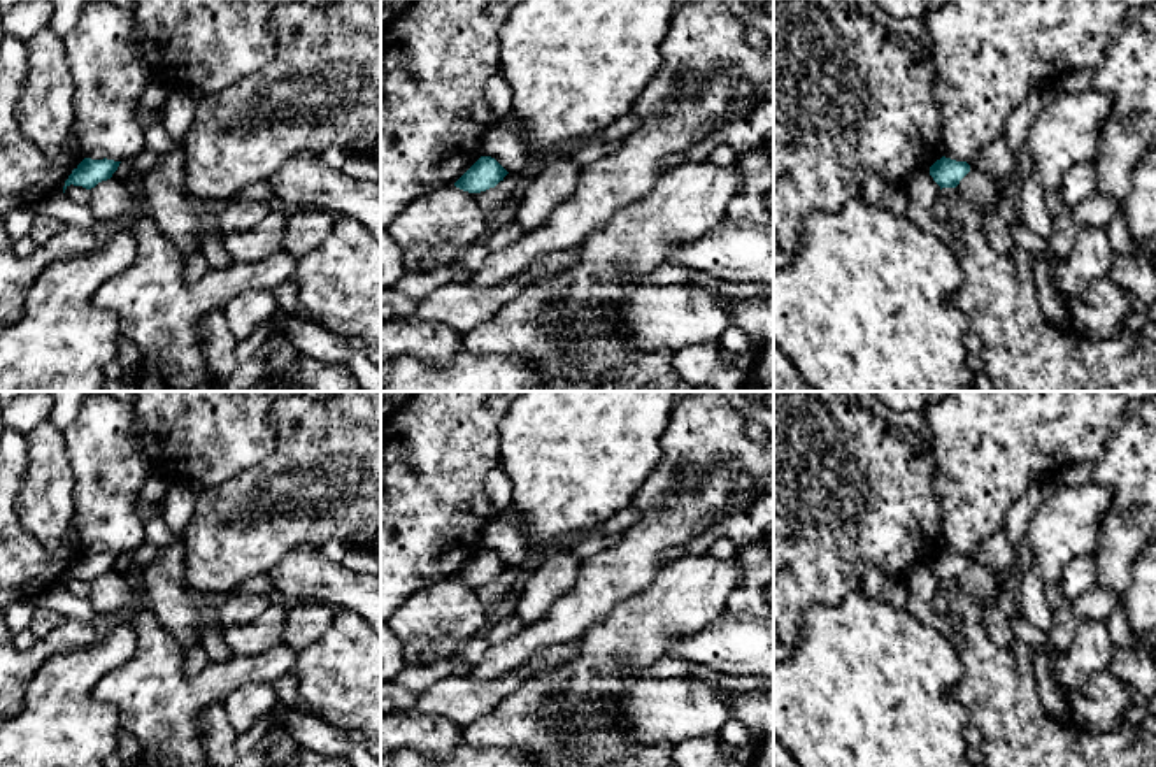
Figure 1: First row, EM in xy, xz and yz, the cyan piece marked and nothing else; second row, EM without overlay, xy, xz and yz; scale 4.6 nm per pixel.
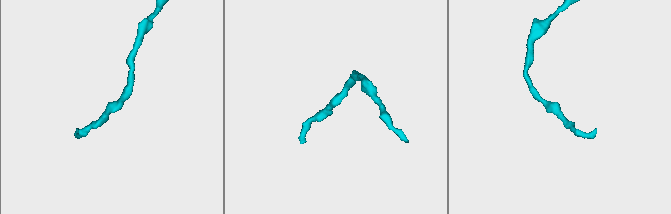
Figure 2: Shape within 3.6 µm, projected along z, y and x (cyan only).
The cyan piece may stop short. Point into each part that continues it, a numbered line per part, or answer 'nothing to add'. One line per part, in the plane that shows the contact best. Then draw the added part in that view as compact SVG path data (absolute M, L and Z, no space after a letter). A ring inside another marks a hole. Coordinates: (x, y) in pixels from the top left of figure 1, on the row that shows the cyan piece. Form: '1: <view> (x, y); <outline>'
nothing to add

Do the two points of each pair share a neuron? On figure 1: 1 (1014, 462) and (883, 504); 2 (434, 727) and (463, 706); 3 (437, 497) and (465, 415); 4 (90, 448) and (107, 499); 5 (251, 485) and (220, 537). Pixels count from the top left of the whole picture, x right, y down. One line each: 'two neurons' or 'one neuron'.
1: two neurons
2: two neurons
3: one neuron
4: one neuron
5: one neuron

